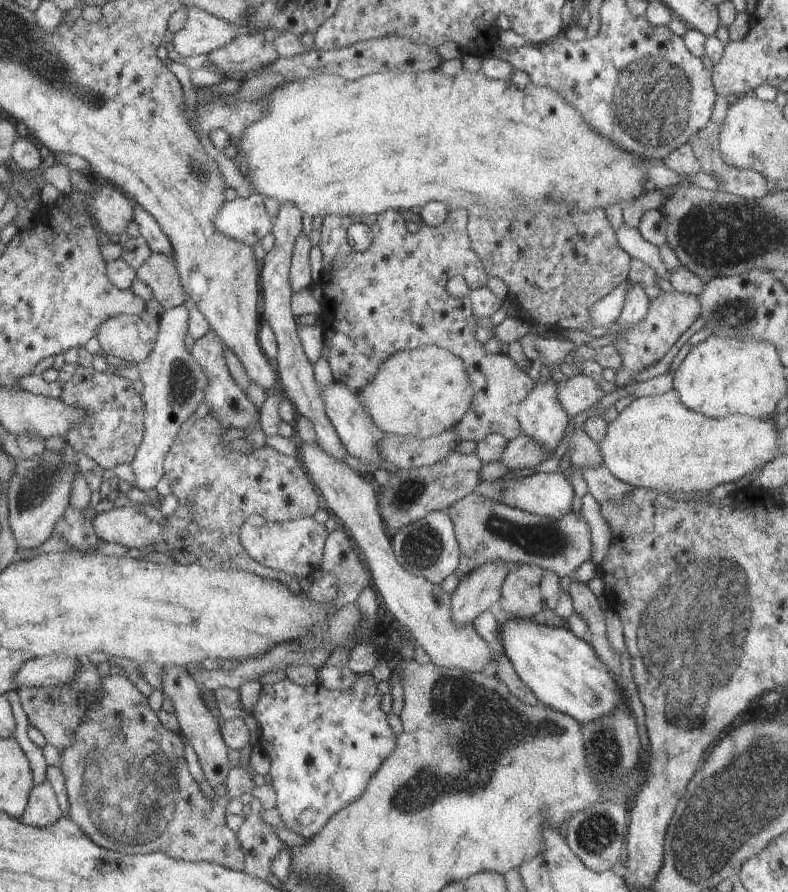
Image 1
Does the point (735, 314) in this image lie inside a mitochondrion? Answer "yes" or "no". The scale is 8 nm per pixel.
yes

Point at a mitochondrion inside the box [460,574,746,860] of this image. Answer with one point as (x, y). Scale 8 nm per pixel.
(598, 833)

